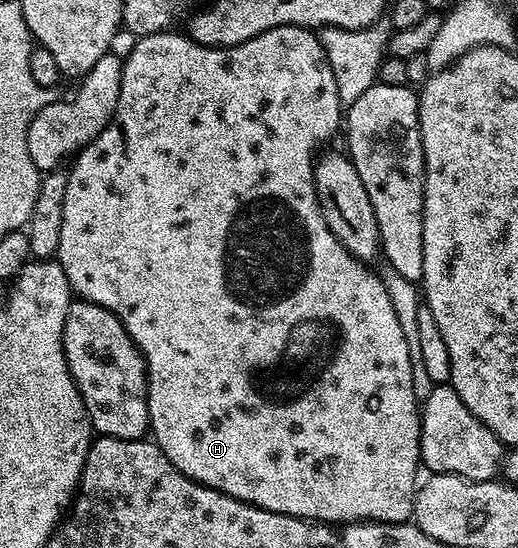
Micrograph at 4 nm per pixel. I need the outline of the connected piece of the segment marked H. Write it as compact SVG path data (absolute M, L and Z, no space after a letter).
M273 27L273 28L272 28L272 29L268 29L268 30L267 30L267 31L265 31L265 32L264 32L264 33L260 33L260 34L259 34L259 35L257 35L257 36L256 36L256 37L252 37L252 38L251 38L251 39L249 39L249 40L248 40L248 41L244 41L244 42L243 42L243 43L241 43L241 44L240 44L240 45L236 45L236 46L235 46L235 47L205 47L205 46L204 46L204 45L200 45L200 44L199 44L199 43L198 43L198 42L197 42L197 41L196 41L196 40L194 40L194 39L191 39L191 38L190 38L190 36L189 36L189 34L186 34L186 33L182 33L182 35L170 35L170 34L174 34L174 33L159 33L159 34L156 34L156 35L143 35L143 36L141 36L141 38L139 38L139 39L138 39L138 40L137 40L137 42L135 42L135 43L138 43L138 44L136 44L136 45L135 45L135 47L134 47L134 48L132 48L132 49L131 49L131 51L130 51L130 56L128 56L128 57L127 57L127 56L125 56L125 59L124 59L124 62L123 62L123 65L122 65L122 80L121 80L121 81L120 81L120 97L119 97L119 98L118 98L118 104L117 104L117 105L116 105L116 109L115 109L115 110L114 110L114 116L113 116L113 117L112 117L112 121L111 121L111 122L110 122L110 124L108 124L108 125L107 125L107 126L106 126L106 127L105 127L105 129L104 129L104 130L102 130L102 132L101 132L101 133L99 133L99 134L98 134L98 135L97 135L97 137L95 137L95 139L93 139L93 141L91 141L91 142L90 142L90 143L89 143L89 144L88 144L88 146L87 146L87 147L83 147L83 148L82 148L82 150L81 150L81 151L79 151L79 152L78 152L78 154L77 154L77 156L76 156L76 158L75 158L75 159L74 159L74 160L73 160L73 163L74 163L74 162L75 162L75 163L74 163L74 168L72 168L72 169L71 169L71 170L70 170L70 169L69 169L69 171L68 171L68 174L67 174L67 189L66 189L66 190L65 190L65 194L64 194L64 203L63 203L63 220L62 220L62 222L61 222L61 224L60 224L60 241L59 241L59 247L58 247L58 252L57 252L57 254L56 254L56 261L57 261L57 262L58 262L58 263L59 263L59 265L61 265L61 266L62 266L62 268L63 268L63 269L64 269L64 277L68 277L68 285L69 285L69 286L70 286L70 290L71 290L71 292L73 292L73 294L74 294L74 295L75 295L75 296L77 296L77 298L80 298L80 299L87 299L87 300L88 300L88 302L90 302L90 303L95 303L95 304L96 304L96 305L100 305L100 306L101 306L101 307L103 307L103 308L104 308L104 309L108 309L108 310L109 310L109 311L110 311L110 312L111 312L111 313L113 313L113 314L114 314L114 316L116 316L116 318L118 318L118 320L120 320L120 322L121 322L121 323L122 323L122 324L123 324L123 325L124 325L124 329L125 329L125 330L126 330L126 331L127 331L127 332L128 332L128 334L130 334L130 336L131 336L131 337L132 337L132 341L133 341L133 342L134 342L134 343L135 343L135 344L136 344L136 346L138 346L138 347L139 347L139 348L140 348L140 350L141 350L141 351L142 351L142 355L143 355L143 356L144 356L144 357L145 357L145 359L146 359L146 400L147 400L147 401L148 401L148 417L149 417L149 418L150 418L150 431L151 431L151 432L152 432L152 439L153 439L153 442L155 442L155 443L157 443L157 445L158 445L158 447L159 447L159 449L161 449L161 451L162 451L162 452L163 452L163 453L164 453L164 454L166 454L166 456L167 456L167 457L168 457L168 461L172 461L172 465L176 465L176 469L180 469L180 473L184 473L184 474L185 474L185 475L187 475L187 476L188 476L188 477L189 477L189 479L191 479L191 480L192 480L192 481L196 481L196 482L197 482L197 483L199 483L199 484L200 484L200 485L204 485L204 486L205 486L205 487L211 487L211 488L212 488L212 489L216 489L216 490L217 490L217 491L219 491L219 492L220 492L220 493L224 493L224 494L225 494L225 495L227 495L227 496L228 496L228 497L232 497L232 498L233 498L233 499L239 499L239 500L240 500L240 502L241 502L241 503L250 503L250 504L251 504L251 505L252 505L252 506L254 506L254 507L259 507L259 508L260 508L260 509L264 509L264 510L265 510L265 511L271 511L271 512L272 512L272 513L280 513L280 514L281 514L281 515L291 515L291 516L292 516L292 517L296 517L296 518L297 518L297 519L304 519L304 520L307 520L307 521L317 521L317 522L319 522L319 523L324 523L324 524L327 524L327 525L335 525L335 524L334 524L334 523L338 523L338 524L337 524L337 525L345 525L345 524L348 524L348 523L365 523L365 522L367 522L367 521L369 521L369 522L372 522L372 523L404 523L404 522L407 522L407 520L409 520L409 519L410 519L410 518L411 518L411 516L413 516L413 514L414 514L414 497L415 497L415 494L416 494L416 484L417 484L417 483L418 483L418 482L419 482L419 479L418 479L418 471L419 471L419 472L420 472L420 460L421 460L421 458L422 458L422 450L421 450L421 449L420 449L420 433L421 433L421 432L422 432L422 417L421 417L421 414L420 414L420 401L419 401L419 400L418 400L418 398L416 398L416 396L415 396L415 395L414 395L414 390L413 390L413 389L412 389L412 361L411 361L411 360L410 360L410 358L409 358L409 357L408 357L408 341L404 341L404 329L400 329L400 321L396 321L396 313L395 313L395 311L393 311L393 309L392 309L392 301L388 301L388 289L384 289L384 285L383 285L383 284L382 284L382 277L381 277L381 274L378 274L378 273L375 273L375 272L374 272L374 275L373 275L373 273L372 273L372 272L370 272L370 271L369 271L369 269L368 269L368 268L366 268L366 267L369 267L369 266L367 266L367 264L366 264L366 263L365 263L365 262L363 262L363 260L360 260L360 259L357 259L357 257L356 257L356 256L355 256L355 255L350 255L350 254L349 254L349 253L348 253L348 249L344 249L344 245L340 245L340 241L336 241L336 237L335 237L335 236L334 236L334 234L333 234L333 233L332 233L332 229L328 229L328 225L327 225L327 224L326 224L326 222L325 222L325 221L324 221L324 217L323 217L323 216L322 216L322 210L321 210L321 209L320 209L320 205L319 205L319 204L318 204L318 198L317 198L317 197L316 197L316 189L315 189L315 188L314 188L314 164L315 164L315 162L316 162L316 152L317 152L317 151L318 151L318 150L319 150L319 148L318 148L318 149L317 149L317 147L318 147L318 146L320 146L320 145L321 145L321 143L326 143L326 142L328 142L328 141L329 141L329 139L330 139L330 138L332 138L332 137L333 137L333 135L334 135L334 134L336 134L336 133L337 133L337 131L338 131L338 134L339 134L339 131L340 131L340 124L341 124L341 123L342 123L342 122L343 122L343 119L344 119L344 104L342 104L342 102L341 102L341 101L340 101L340 97L339 97L339 96L338 96L338 94L337 94L337 93L336 93L336 77L332 77L332 65L328 65L328 61L327 61L327 60L326 60L326 54L325 54L325 53L324 53L324 49L323 49L323 48L322 48L322 40L321 40L321 38L319 38L319 36L318 36L318 35L317 35L317 34L315 34L315 32L314 32L314 31L313 31L313 30L310 30L310 29L307 29L307 28L305 28L305 27Z

